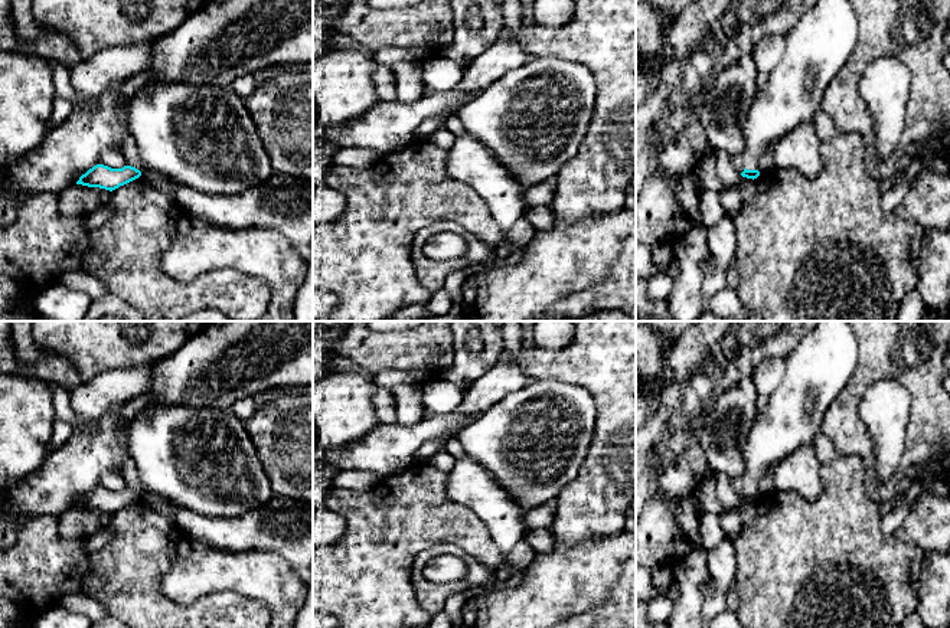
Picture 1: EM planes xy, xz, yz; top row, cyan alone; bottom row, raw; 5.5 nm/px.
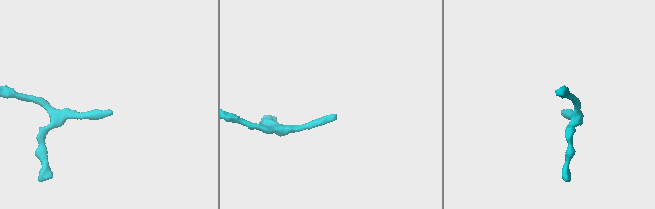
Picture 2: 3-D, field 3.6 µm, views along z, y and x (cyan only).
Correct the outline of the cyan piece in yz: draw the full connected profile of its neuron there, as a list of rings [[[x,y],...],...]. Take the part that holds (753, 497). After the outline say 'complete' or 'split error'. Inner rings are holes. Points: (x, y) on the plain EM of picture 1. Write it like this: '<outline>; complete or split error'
[[[819,321],[786,357],[786,372],[768,405],[757,413],[742,449],[745,461],[742,500],[757,501],[758,481],[767,468],[774,468],[803,444],[813,444],[822,432],[826,411],[849,382],[858,366],[859,349],[849,321]]]; split error

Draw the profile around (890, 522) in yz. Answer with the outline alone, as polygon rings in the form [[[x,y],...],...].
[[[911,481],[910,485],[901,493],[900,503],[892,507],[888,513],[881,516],[881,530],[888,536],[894,536],[895,530],[904,523],[911,507],[915,504],[924,485],[921,481]]]

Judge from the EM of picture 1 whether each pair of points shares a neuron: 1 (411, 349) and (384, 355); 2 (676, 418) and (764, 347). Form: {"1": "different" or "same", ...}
{"1": "same", "2": "same"}

